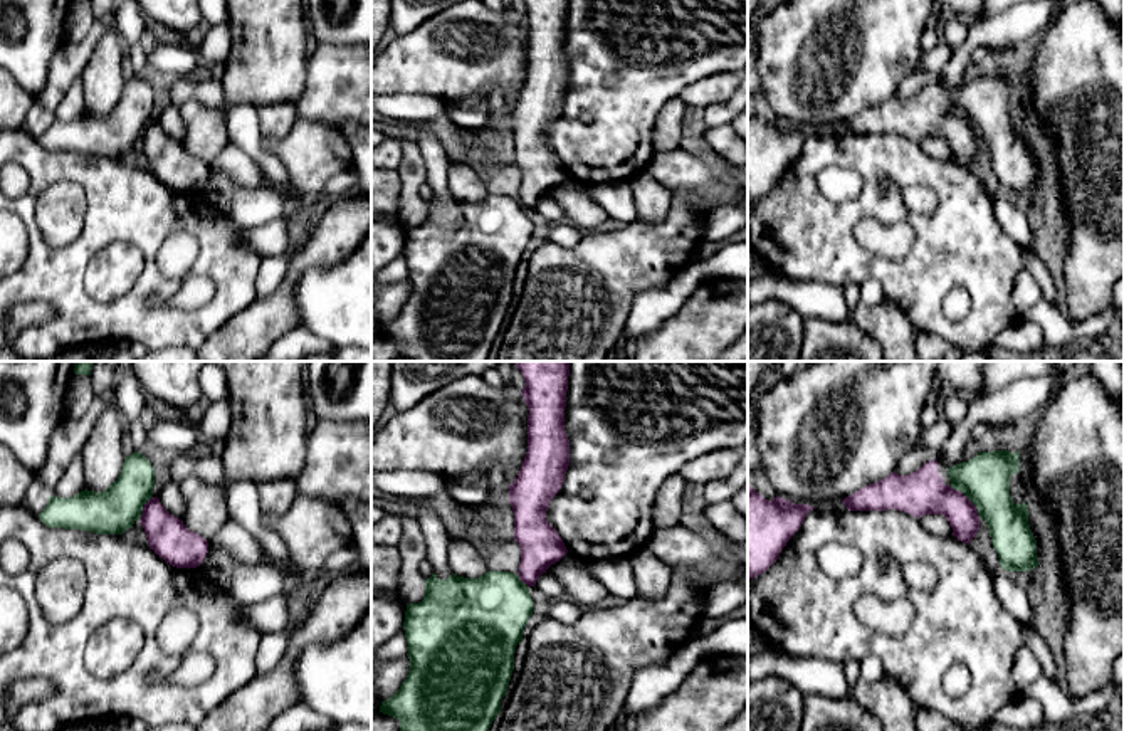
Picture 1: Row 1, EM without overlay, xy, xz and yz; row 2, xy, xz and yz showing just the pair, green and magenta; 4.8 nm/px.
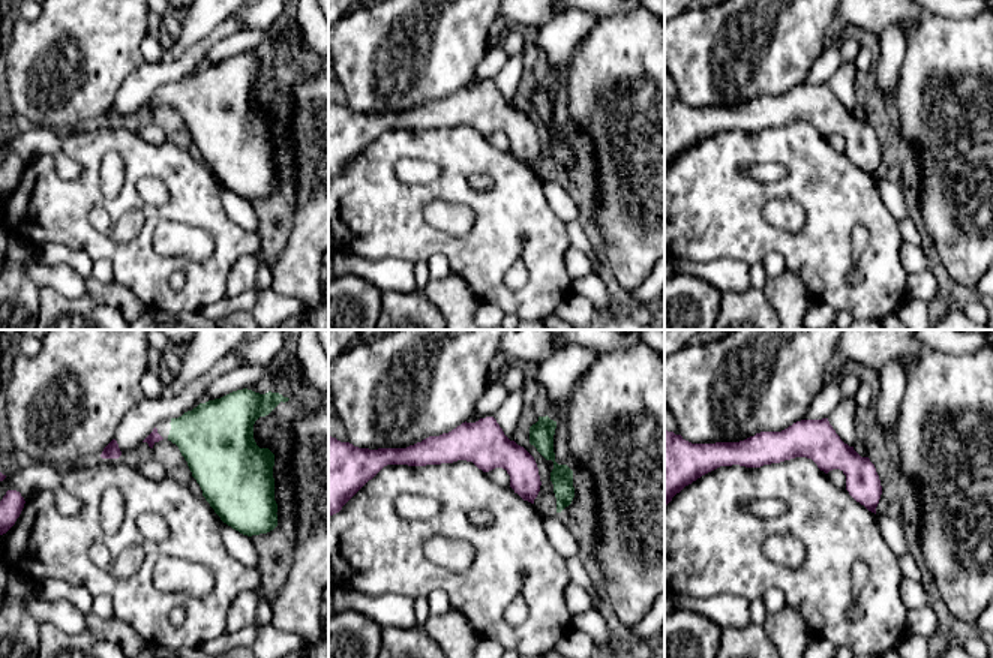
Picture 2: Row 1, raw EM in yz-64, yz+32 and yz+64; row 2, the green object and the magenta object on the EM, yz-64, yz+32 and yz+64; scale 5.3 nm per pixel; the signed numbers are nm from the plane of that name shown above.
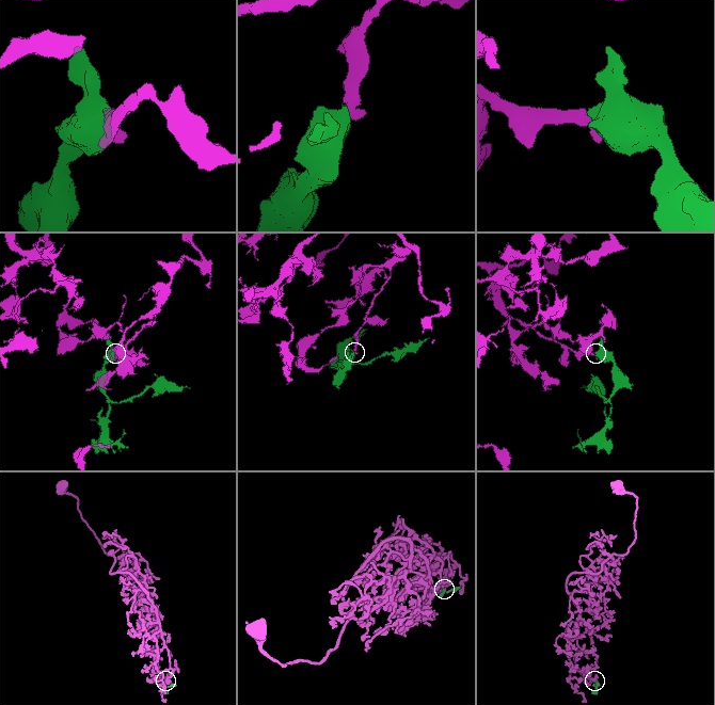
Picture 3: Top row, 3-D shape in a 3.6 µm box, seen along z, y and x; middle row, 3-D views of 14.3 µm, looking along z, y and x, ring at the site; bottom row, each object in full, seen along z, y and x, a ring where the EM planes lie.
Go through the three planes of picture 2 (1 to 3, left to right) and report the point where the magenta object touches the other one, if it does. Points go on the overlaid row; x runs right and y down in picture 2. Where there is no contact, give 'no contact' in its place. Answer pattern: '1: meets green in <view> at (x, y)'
1: no contact
2: no contact
3: no contact

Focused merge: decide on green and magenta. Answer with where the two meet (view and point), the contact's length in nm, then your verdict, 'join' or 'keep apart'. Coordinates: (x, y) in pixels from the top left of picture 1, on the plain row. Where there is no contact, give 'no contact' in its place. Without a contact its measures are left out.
contact yz (970, 123); length 220 nm; join

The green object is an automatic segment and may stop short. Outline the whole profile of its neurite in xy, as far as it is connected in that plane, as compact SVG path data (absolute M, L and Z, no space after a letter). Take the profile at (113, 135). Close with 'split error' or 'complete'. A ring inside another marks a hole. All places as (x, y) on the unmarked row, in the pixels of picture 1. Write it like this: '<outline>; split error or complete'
M141 77L124 81L121 97L106 114L81 114L72 121L49 119L39 138L49 151L123 158L139 143L150 171L176 192L197 192L208 176L208 165L190 155L153 119L155 91Z; split error

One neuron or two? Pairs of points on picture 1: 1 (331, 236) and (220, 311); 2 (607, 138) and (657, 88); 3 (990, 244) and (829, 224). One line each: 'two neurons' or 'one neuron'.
1: two neurons
2: one neuron
3: one neuron

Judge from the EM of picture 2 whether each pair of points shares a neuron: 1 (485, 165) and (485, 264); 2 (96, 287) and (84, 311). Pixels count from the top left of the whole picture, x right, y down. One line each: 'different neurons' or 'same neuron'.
1: same neuron
2: different neurons

